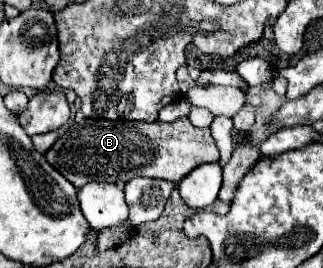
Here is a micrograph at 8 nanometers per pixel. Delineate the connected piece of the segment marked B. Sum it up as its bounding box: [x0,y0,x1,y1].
[44,119,220,189]

